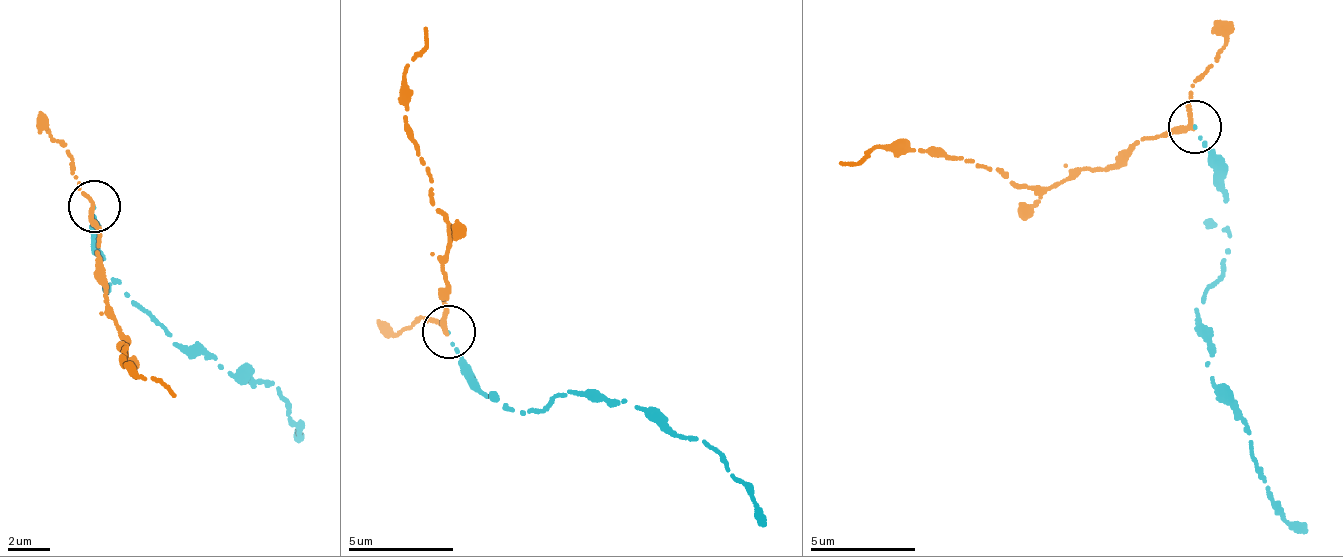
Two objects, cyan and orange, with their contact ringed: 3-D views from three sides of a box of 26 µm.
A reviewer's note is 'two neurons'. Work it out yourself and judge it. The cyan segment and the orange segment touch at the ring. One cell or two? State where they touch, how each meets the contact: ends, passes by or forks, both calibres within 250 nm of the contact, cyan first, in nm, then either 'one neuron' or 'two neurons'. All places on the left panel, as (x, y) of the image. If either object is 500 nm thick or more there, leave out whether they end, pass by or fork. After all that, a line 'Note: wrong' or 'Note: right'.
at (94, 206); cyan ends there; orange passes by; 110 nm thick on the cyan side, 240 nm on the other; one neuron
Note: wrong

